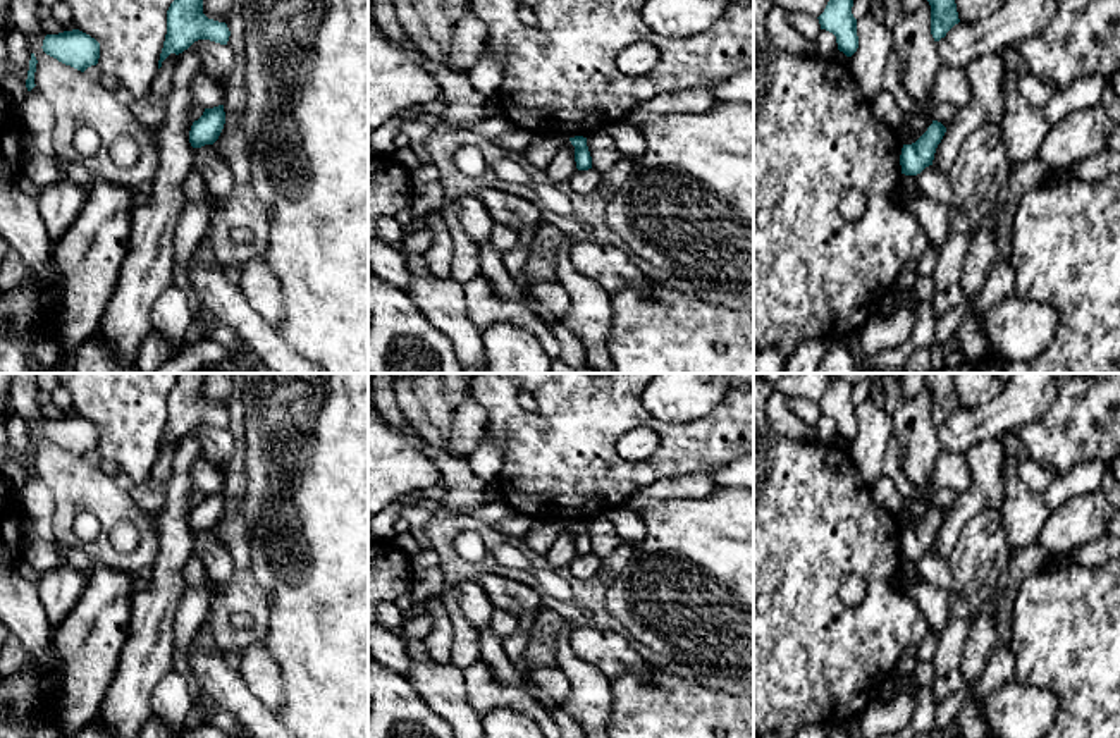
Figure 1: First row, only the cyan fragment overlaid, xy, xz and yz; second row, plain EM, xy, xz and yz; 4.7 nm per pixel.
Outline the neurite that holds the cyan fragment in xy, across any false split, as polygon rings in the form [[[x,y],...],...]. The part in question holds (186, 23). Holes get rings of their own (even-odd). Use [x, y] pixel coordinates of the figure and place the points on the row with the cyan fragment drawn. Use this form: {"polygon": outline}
{"polygon": [[[174,0],[167,10],[167,34],[158,69],[170,53],[179,55],[198,40],[227,45],[229,36],[225,22],[208,19],[203,14],[203,0]]]}

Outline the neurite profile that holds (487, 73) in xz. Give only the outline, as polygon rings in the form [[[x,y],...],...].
[[[487,45],[466,76],[470,77],[473,88],[487,100],[497,100],[504,79],[504,69]]]

